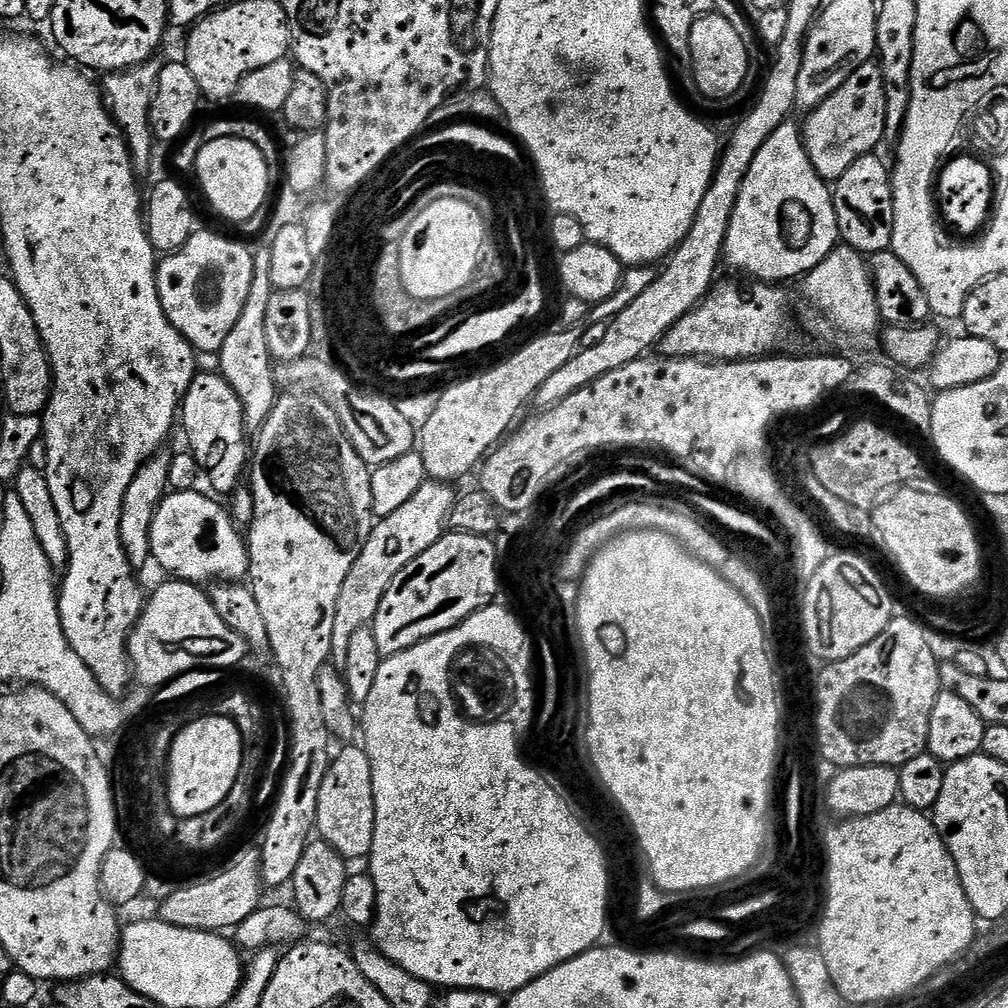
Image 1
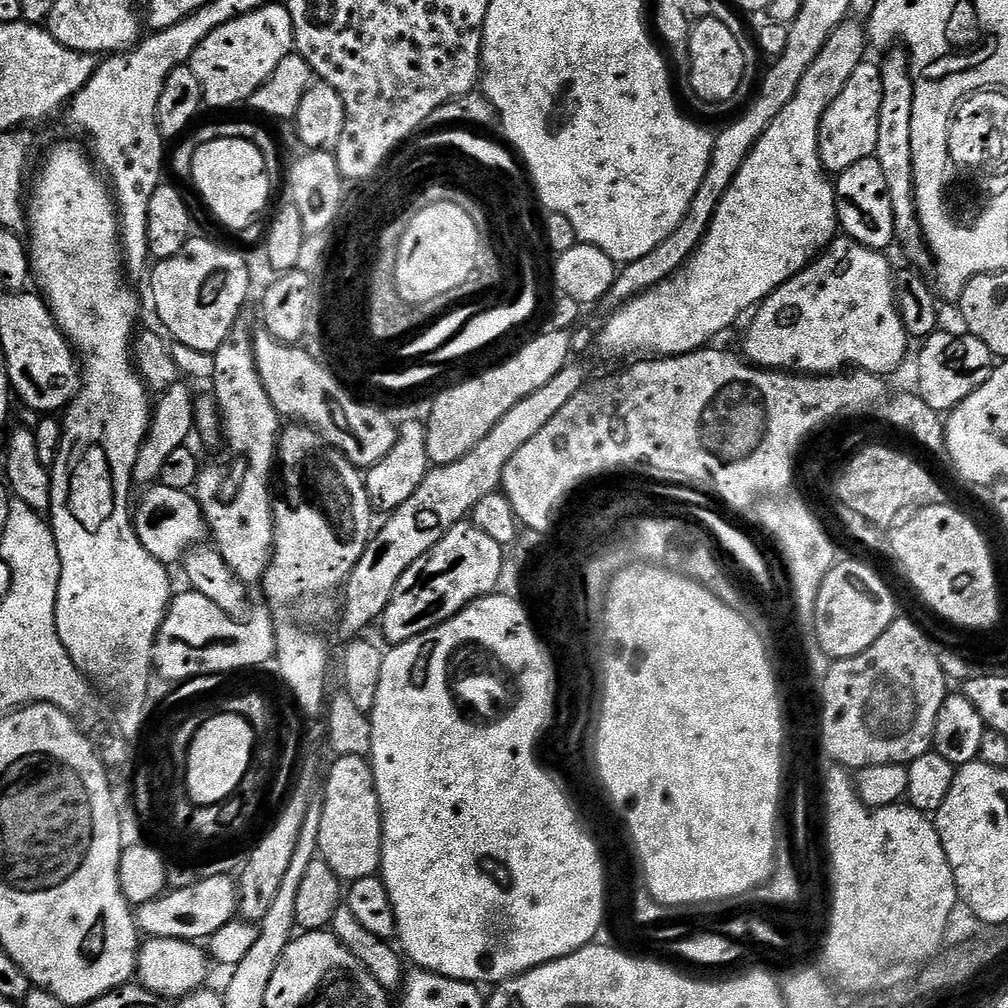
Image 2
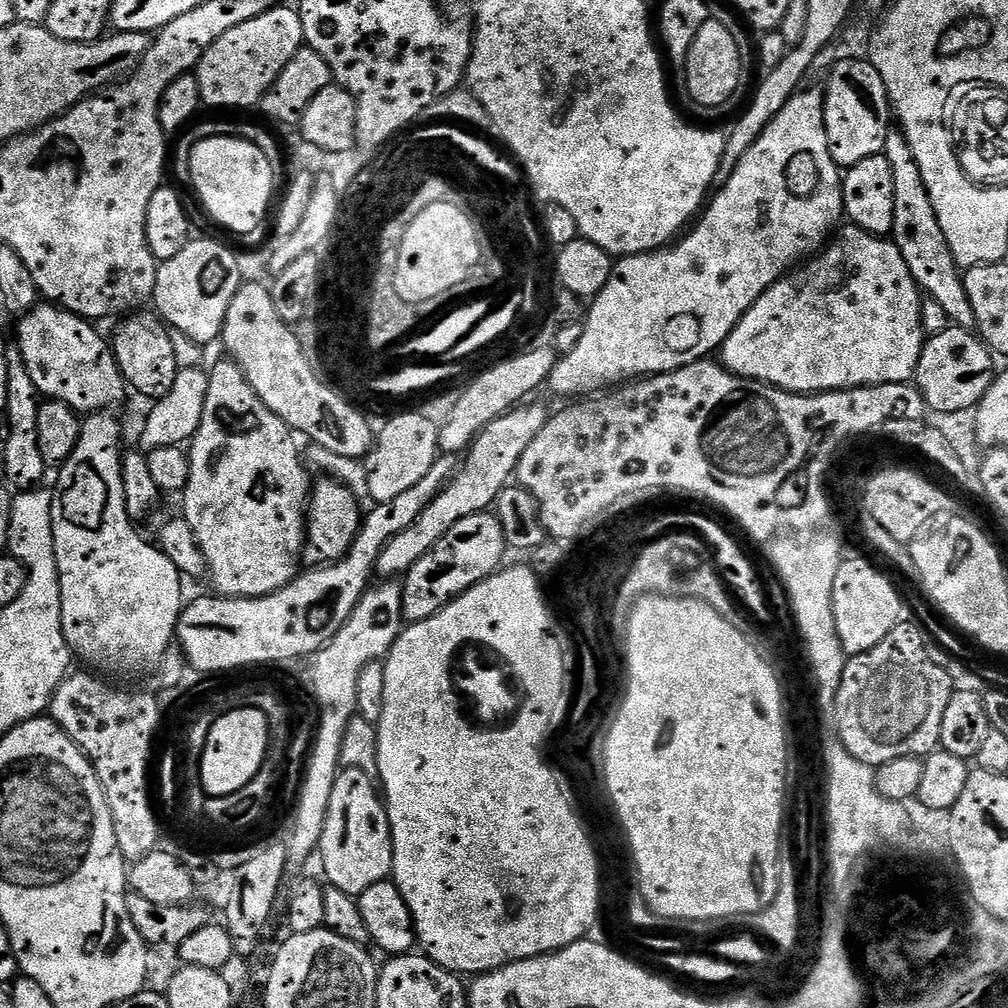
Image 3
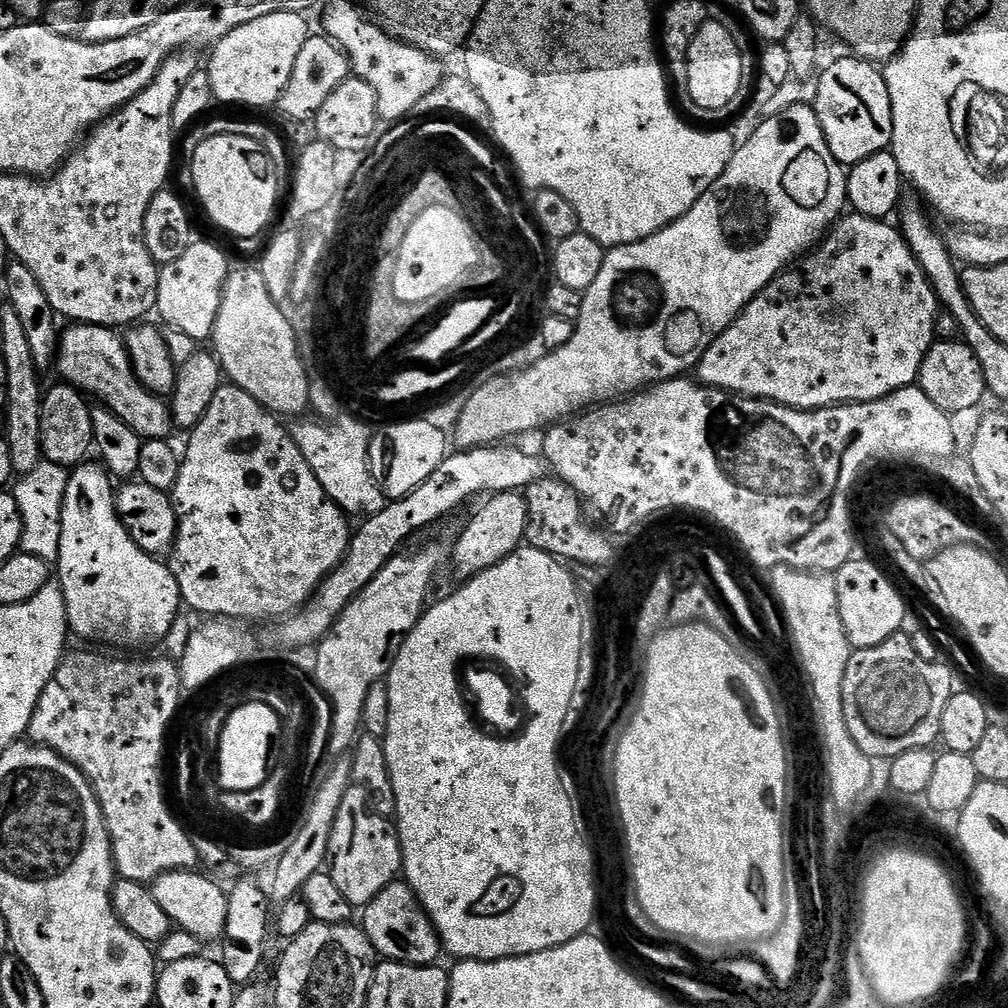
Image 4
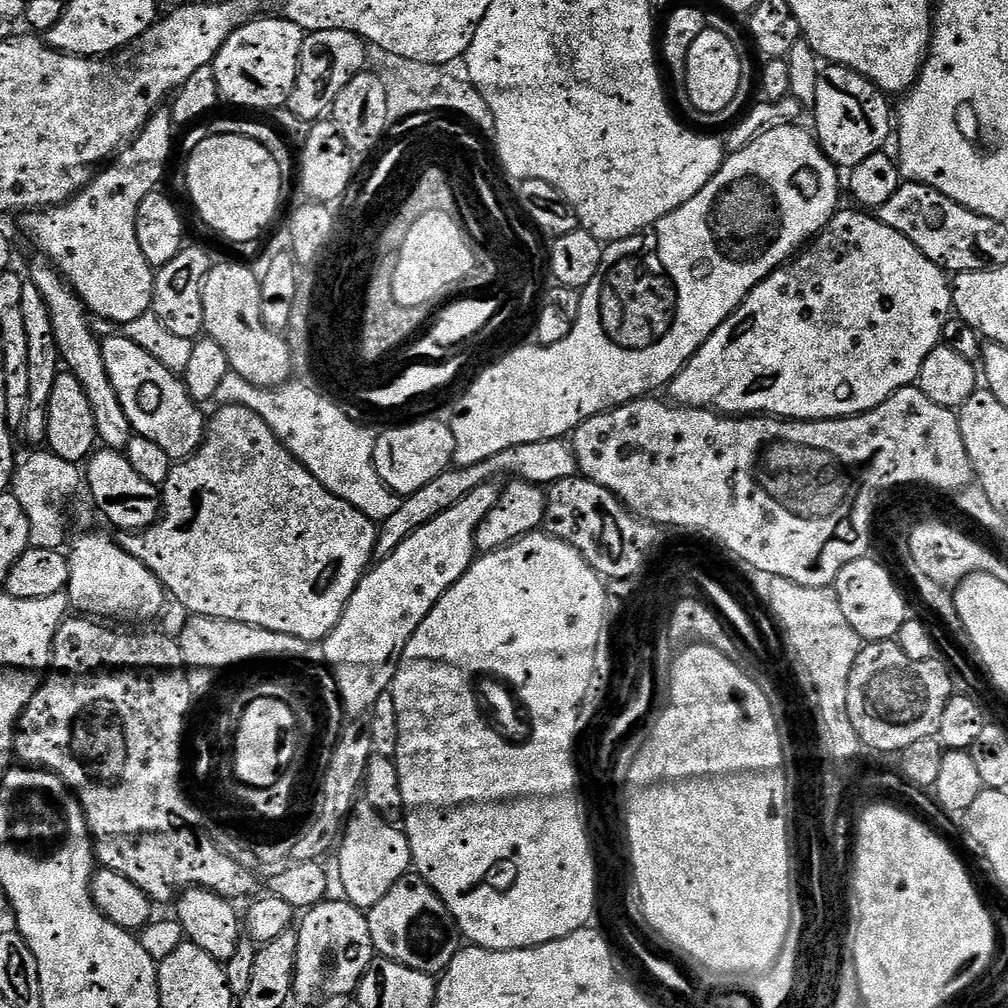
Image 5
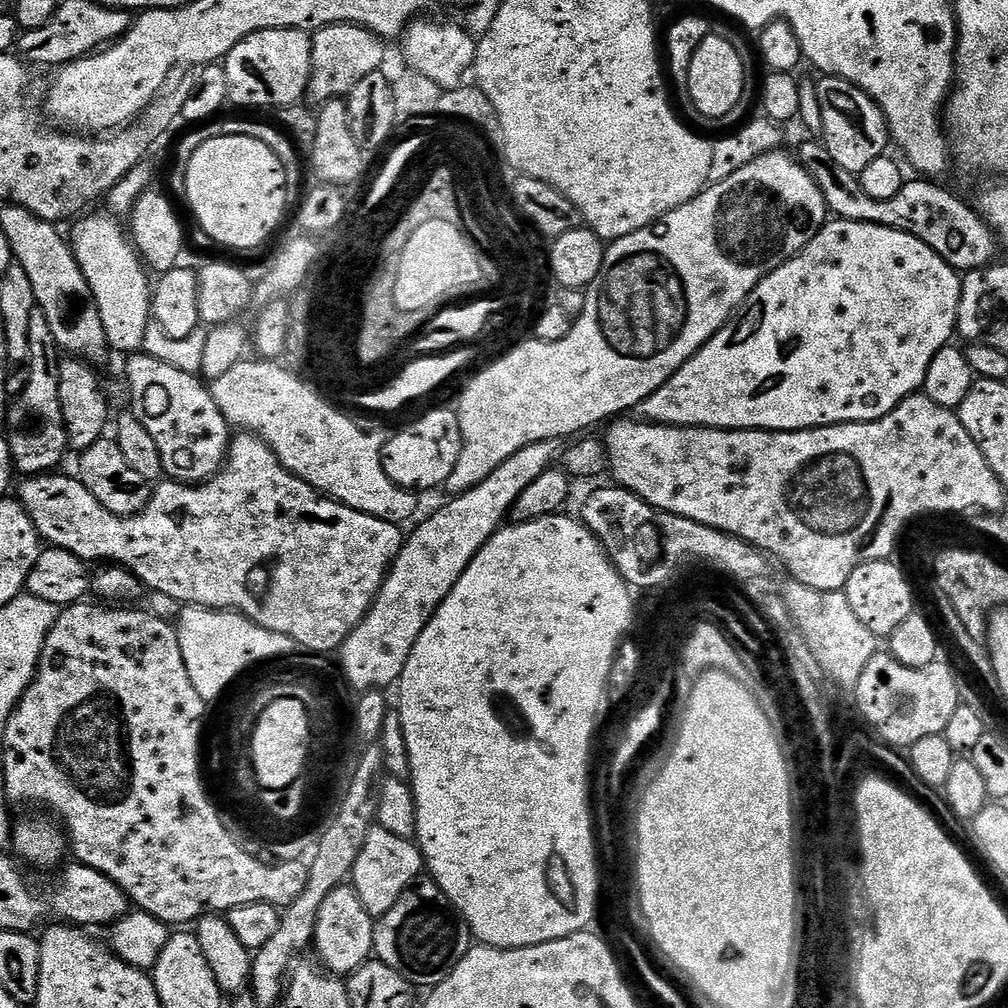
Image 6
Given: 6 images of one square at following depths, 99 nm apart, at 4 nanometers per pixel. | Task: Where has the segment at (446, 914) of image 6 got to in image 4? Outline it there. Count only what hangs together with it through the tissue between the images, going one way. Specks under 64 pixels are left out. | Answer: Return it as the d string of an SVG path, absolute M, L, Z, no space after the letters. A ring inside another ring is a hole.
M403 879L393 880L382 894L378 894L362 909L362 927L373 948L384 960L397 960L399 964L435 965L442 956L442 945L428 911L420 905L412 887Z

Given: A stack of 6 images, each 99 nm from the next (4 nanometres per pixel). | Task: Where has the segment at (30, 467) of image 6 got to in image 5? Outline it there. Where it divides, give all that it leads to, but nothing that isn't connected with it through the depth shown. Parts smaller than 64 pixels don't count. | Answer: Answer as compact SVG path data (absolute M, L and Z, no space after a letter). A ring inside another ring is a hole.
M31 282L25 283L20 309L22 310L22 322L26 322L26 342L30 350L30 358L28 359L30 398L28 399L28 413L24 416L22 431L32 446L40 446L48 438L48 403L50 402L50 392L54 390L56 375L62 370L62 359L55 340L50 310L37 286Z

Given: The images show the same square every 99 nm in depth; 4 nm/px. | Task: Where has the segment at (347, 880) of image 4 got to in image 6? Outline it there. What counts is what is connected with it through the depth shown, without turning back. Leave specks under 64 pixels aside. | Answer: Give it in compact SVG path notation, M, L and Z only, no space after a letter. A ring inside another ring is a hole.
M373 826L370 834L366 834L366 844L362 846L362 852L352 867L350 884L355 888L362 906L366 906L373 918L379 918L388 913L390 906L402 898L404 891L413 882L421 879L425 868L419 847L412 840L398 838L398 834L390 834L390 830Z

